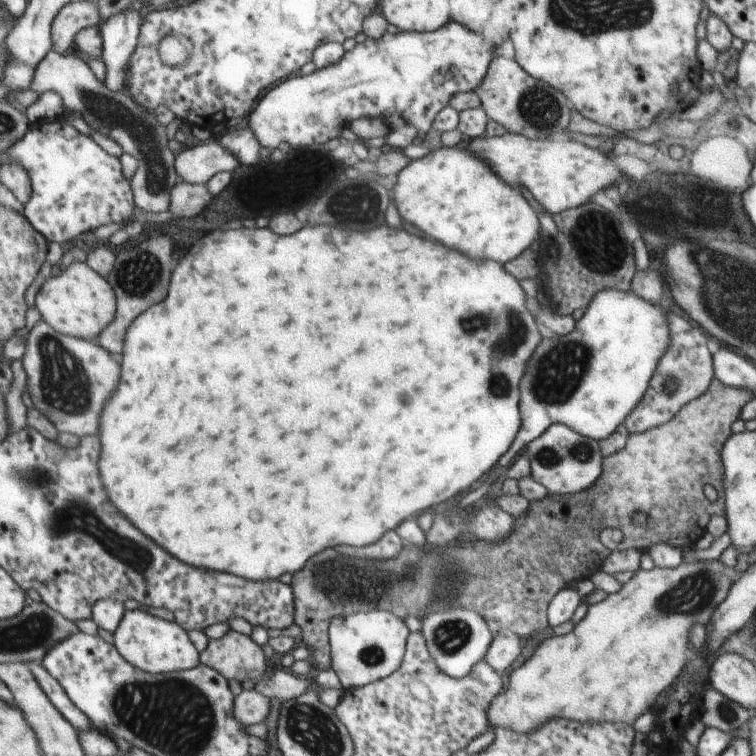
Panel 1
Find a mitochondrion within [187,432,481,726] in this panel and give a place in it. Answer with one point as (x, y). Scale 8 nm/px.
(343, 582)

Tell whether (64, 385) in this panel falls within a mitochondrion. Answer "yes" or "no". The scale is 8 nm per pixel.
yes

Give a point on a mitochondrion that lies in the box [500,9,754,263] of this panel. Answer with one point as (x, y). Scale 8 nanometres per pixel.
(538, 106)

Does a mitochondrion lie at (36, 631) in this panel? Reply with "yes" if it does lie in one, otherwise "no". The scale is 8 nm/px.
yes

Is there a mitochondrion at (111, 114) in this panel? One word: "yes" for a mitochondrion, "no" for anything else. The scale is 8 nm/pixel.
yes

